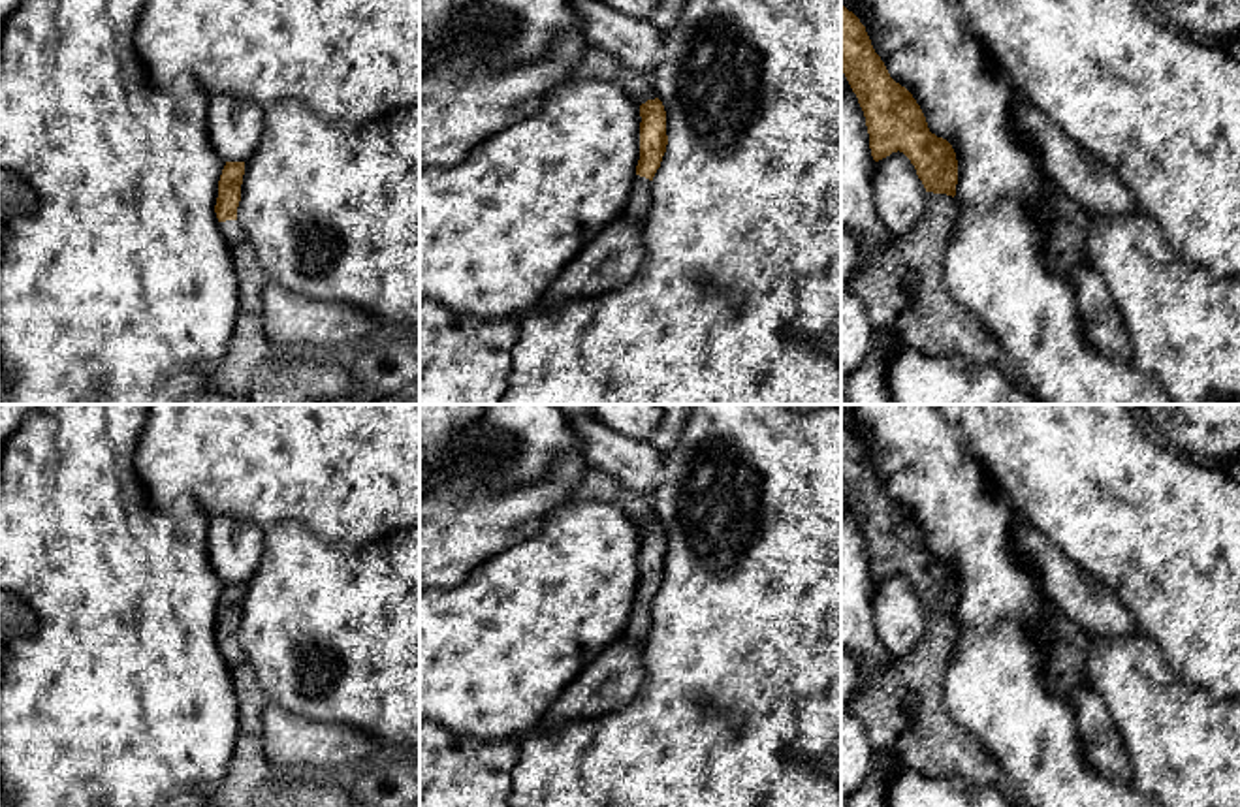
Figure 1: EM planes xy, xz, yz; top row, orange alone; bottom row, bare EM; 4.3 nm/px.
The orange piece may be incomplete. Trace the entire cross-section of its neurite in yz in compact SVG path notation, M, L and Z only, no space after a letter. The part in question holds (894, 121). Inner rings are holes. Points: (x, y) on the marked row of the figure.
M843 4L841 71L864 111L873 160L899 150L914 166L926 192L954 198L958 160L952 145L930 132L913 94L890 77L866 26Z

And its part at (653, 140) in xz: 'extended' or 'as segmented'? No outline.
extended

